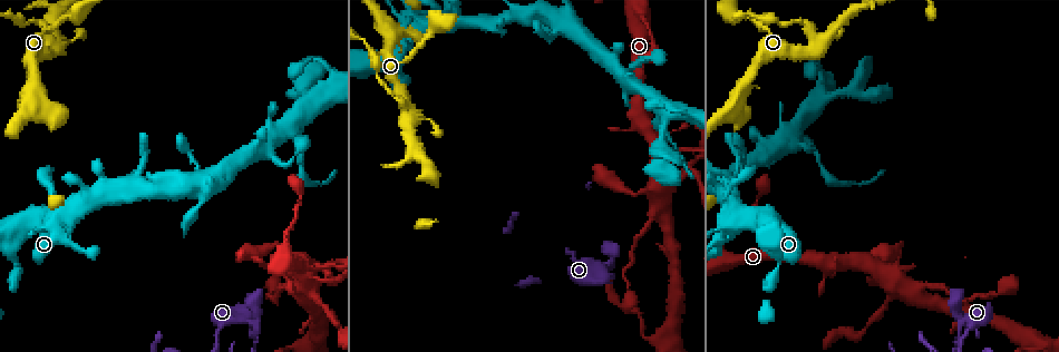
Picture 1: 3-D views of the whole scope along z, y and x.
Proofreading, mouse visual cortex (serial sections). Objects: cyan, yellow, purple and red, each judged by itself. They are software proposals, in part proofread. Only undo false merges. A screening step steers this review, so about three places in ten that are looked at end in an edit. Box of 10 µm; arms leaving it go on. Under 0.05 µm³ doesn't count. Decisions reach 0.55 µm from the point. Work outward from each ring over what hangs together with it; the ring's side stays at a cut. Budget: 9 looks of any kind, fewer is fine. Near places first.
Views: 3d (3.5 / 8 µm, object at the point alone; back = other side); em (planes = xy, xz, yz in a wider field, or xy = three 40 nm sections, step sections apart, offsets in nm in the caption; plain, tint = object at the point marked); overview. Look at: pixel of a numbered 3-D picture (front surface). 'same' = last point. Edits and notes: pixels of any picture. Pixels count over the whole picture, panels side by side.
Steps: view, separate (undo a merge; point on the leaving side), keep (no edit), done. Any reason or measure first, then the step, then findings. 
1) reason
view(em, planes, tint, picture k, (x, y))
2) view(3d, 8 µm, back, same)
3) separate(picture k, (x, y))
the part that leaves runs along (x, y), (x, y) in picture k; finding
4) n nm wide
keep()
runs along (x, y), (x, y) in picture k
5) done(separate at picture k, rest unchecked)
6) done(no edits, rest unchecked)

two arms at a narrow angle
view(3d, 3.5 µm, picture 1, (310, 294))

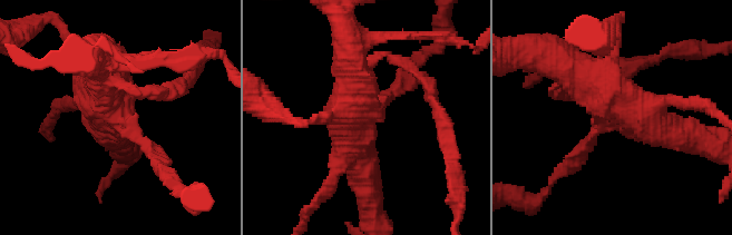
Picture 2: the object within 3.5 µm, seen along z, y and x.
view(em, xy, step 5, plain, picture 2, (113, 114))

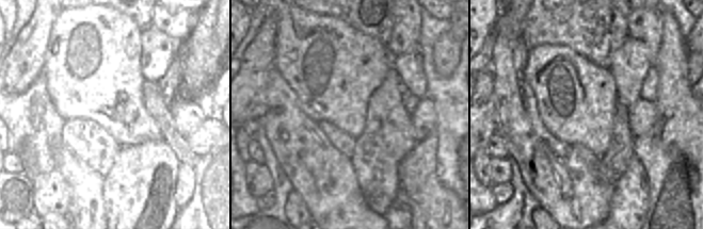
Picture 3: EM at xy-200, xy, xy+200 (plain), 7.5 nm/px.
with the object marked
view(em, xy, step 5, tint, same)

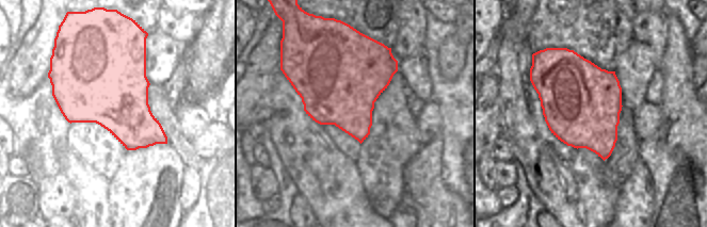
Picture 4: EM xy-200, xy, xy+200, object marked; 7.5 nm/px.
keep()
one cell here

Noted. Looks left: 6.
a fork
view(3d, 3.5 µm, picture 1, (961, 319))

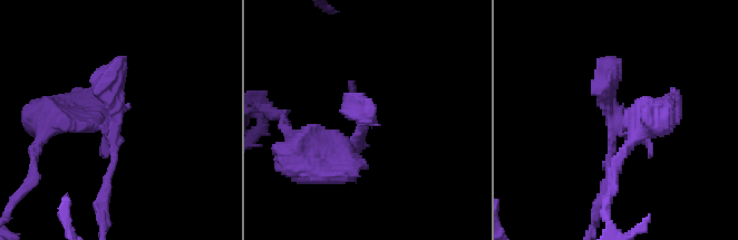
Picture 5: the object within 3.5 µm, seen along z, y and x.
shape alone is not enough
view(em, xy, step 3, tint, picture 5, (115, 118))

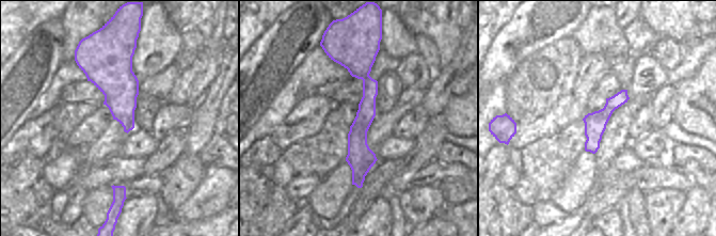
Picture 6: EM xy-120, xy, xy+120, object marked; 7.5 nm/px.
keep()
one cell here

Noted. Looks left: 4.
thin arm on a thick one
view(3d, 3.5 µm, picture 1, (797, 130))

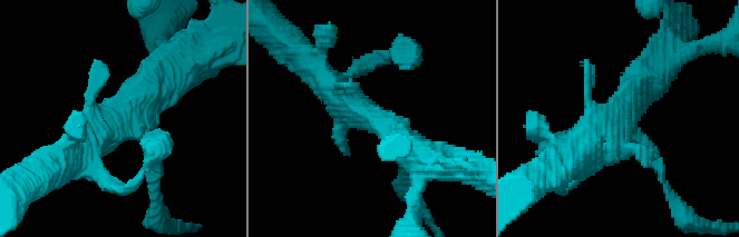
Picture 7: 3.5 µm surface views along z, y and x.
need the tissue
view(em, xy, step 1, tint, picture 7, (113, 123))

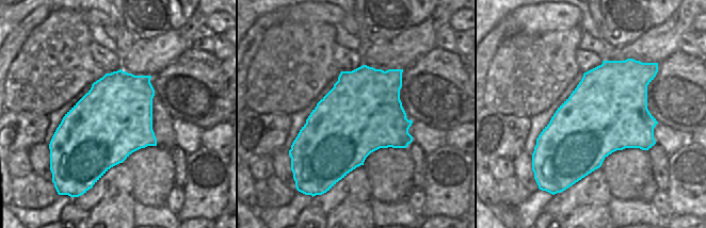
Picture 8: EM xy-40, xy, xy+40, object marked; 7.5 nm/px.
keep()
runs along (62, 161), (165, 77) in picture 7; continuous, no second cell

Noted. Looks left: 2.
done(no edits, rest unchecked)

